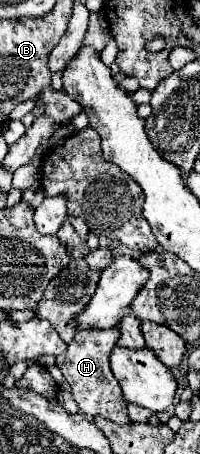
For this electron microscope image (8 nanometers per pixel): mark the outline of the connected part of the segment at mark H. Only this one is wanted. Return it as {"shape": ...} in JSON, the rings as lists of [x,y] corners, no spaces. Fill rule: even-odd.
{"shape":[[[117,326],[109,330],[79,328],[71,344],[67,346],[67,350],[57,358],[57,368],[63,372],[65,380],[71,384],[71,392],[81,414],[103,416],[115,424],[129,424],[127,402],[123,400],[119,382],[115,380],[109,366],[109,356],[113,348],[117,346],[119,338],[121,338],[121,332]]]}

